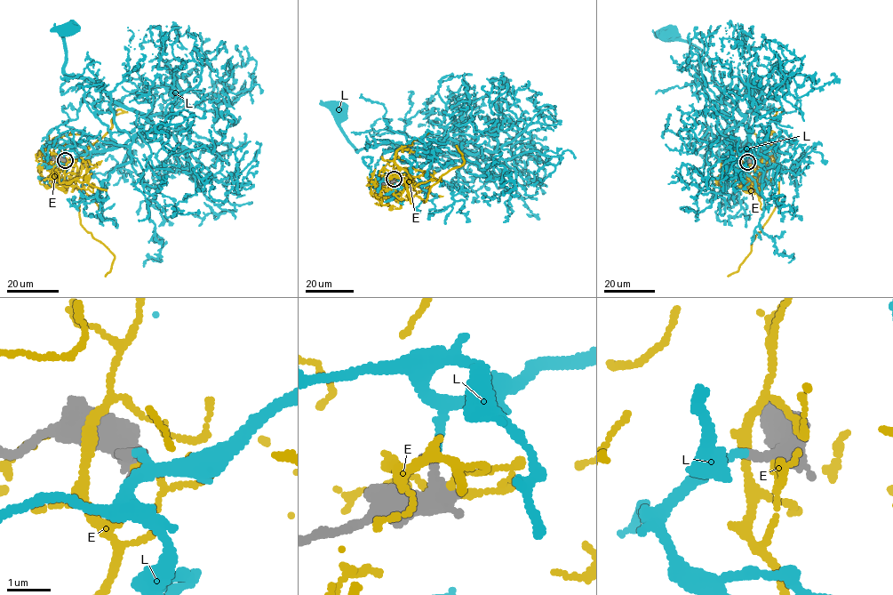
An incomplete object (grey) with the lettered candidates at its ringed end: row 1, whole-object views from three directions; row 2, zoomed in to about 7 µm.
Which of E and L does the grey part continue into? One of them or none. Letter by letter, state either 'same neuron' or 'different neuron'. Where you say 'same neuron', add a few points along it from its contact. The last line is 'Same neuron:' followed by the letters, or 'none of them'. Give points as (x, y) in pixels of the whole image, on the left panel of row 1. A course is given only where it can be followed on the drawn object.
E: different neuron
L: same neuron; course (65, 160), (117, 145), (91, 107), (100, 98), (100, 86), (64, 72), (63, 36), (68, 29)
Same neuron: L

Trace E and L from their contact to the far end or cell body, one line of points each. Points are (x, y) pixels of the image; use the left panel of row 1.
E: (65, 162), (53, 184), (65, 191), (75, 160), (87, 154), (79, 214), (82, 226), (114, 255), (105, 276)
L: (65, 160), (117, 145), (91, 107), (100, 98), (100, 86), (64, 72), (63, 36), (68, 29)

